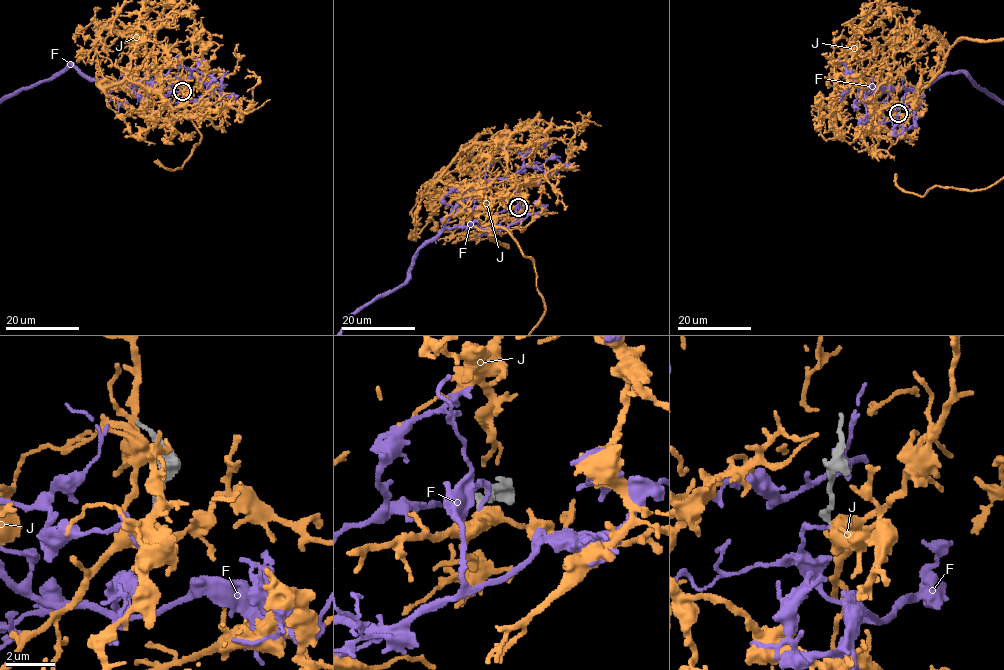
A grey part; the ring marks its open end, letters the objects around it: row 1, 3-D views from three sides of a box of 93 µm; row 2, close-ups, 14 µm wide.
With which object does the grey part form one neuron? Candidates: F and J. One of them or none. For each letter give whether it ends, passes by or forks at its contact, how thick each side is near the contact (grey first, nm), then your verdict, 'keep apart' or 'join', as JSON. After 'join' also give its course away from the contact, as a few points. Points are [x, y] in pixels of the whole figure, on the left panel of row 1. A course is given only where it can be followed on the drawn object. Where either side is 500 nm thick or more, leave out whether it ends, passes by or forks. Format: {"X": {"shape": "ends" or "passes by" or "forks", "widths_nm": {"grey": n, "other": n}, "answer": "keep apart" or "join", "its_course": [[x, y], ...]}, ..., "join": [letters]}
{"F": {"shape": "ends", "widths_nm": {"grey": 240, "other": 140}, "answer": "keep apart"}, "J": {"shape": "forks", "widths_nm": {"grey": 260, "other": 480}, "answer": "keep apart"}, "join": []}

